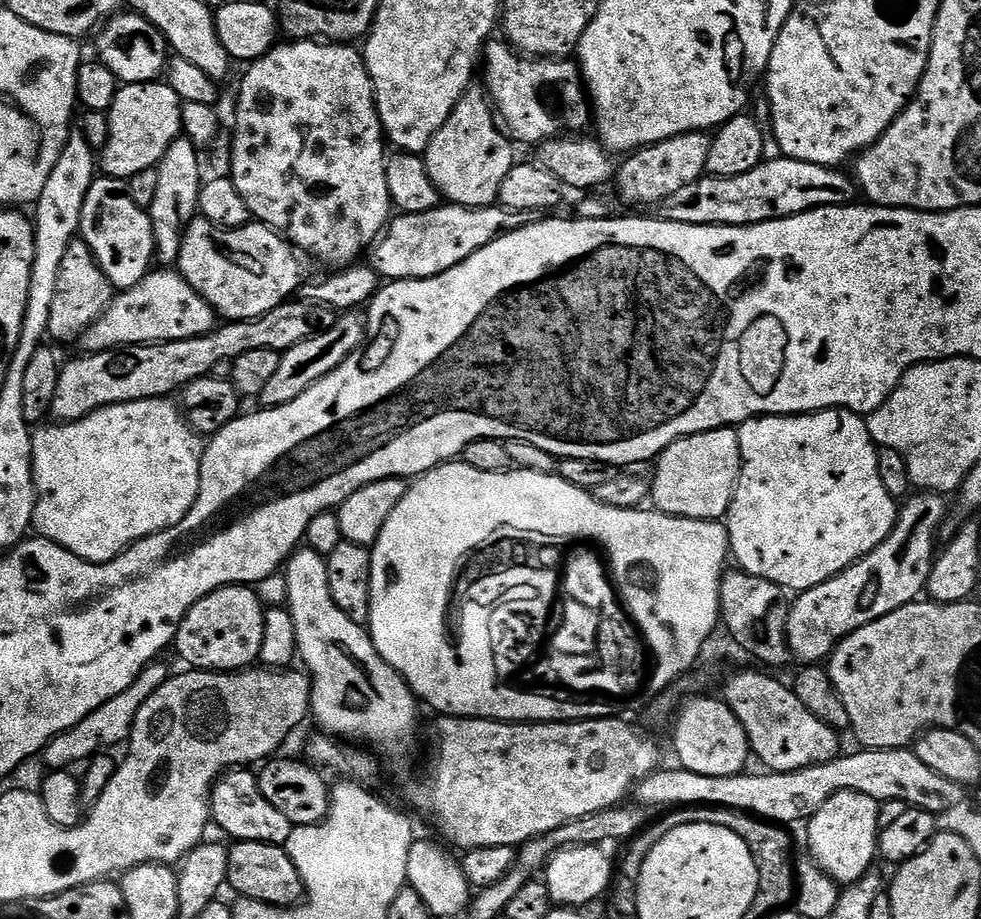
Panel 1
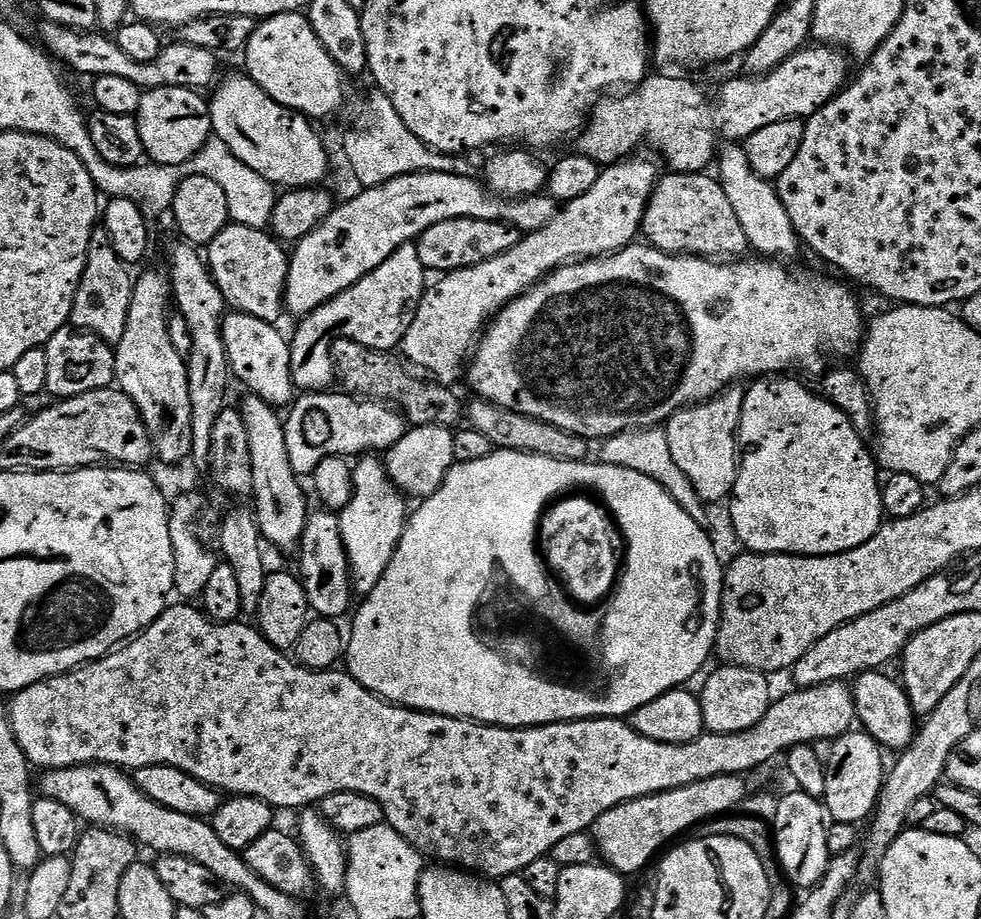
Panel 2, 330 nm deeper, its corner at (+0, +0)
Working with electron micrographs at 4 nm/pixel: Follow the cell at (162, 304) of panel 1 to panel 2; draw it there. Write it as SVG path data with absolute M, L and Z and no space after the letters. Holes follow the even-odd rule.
M235 310L225 315L220 329L226 346L231 375L235 379L237 376L248 387L247 391L251 395L262 398L277 410L287 409L298 392L290 366L292 345L289 337L283 336L276 324L267 324L262 322L262 318L254 318L250 314Z

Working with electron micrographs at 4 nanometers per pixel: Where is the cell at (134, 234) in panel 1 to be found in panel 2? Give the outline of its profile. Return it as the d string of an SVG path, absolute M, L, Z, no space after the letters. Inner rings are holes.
M102 230L96 231L90 242L86 270L74 298L71 327L78 328L81 332L92 332L107 344L116 345L126 330L126 318L130 310L134 276L128 272L131 272L129 265L124 264L118 254L114 254L114 246L108 235Z

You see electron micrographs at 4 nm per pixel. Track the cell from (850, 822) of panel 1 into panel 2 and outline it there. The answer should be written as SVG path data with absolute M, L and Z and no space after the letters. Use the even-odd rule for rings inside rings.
M850 730L832 741L830 762L826 766L826 794L822 803L833 821L859 825L860 820L867 821L875 812L886 775L883 755L885 753L874 737L863 730Z

